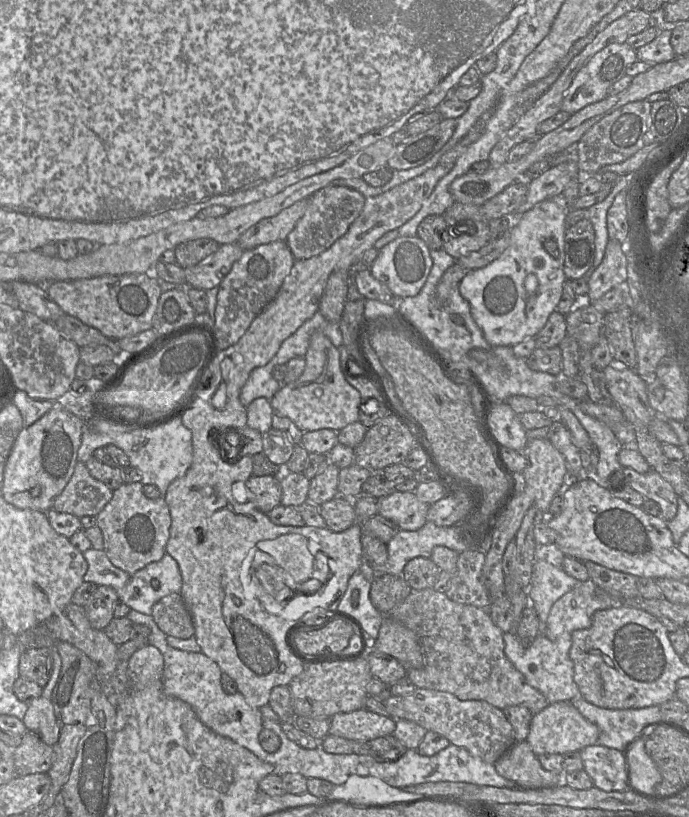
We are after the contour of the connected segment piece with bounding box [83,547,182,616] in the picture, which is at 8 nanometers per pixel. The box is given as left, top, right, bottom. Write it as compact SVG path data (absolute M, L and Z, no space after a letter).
M91 547L83 553L83 556L88 564L87 572L83 577L84 582L92 582L97 586L110 586L117 593L119 600L126 604L130 610L151 616L156 602L167 595L181 591L182 576L179 566L167 553L159 561L148 564L134 574L129 574L115 567L103 550Z

